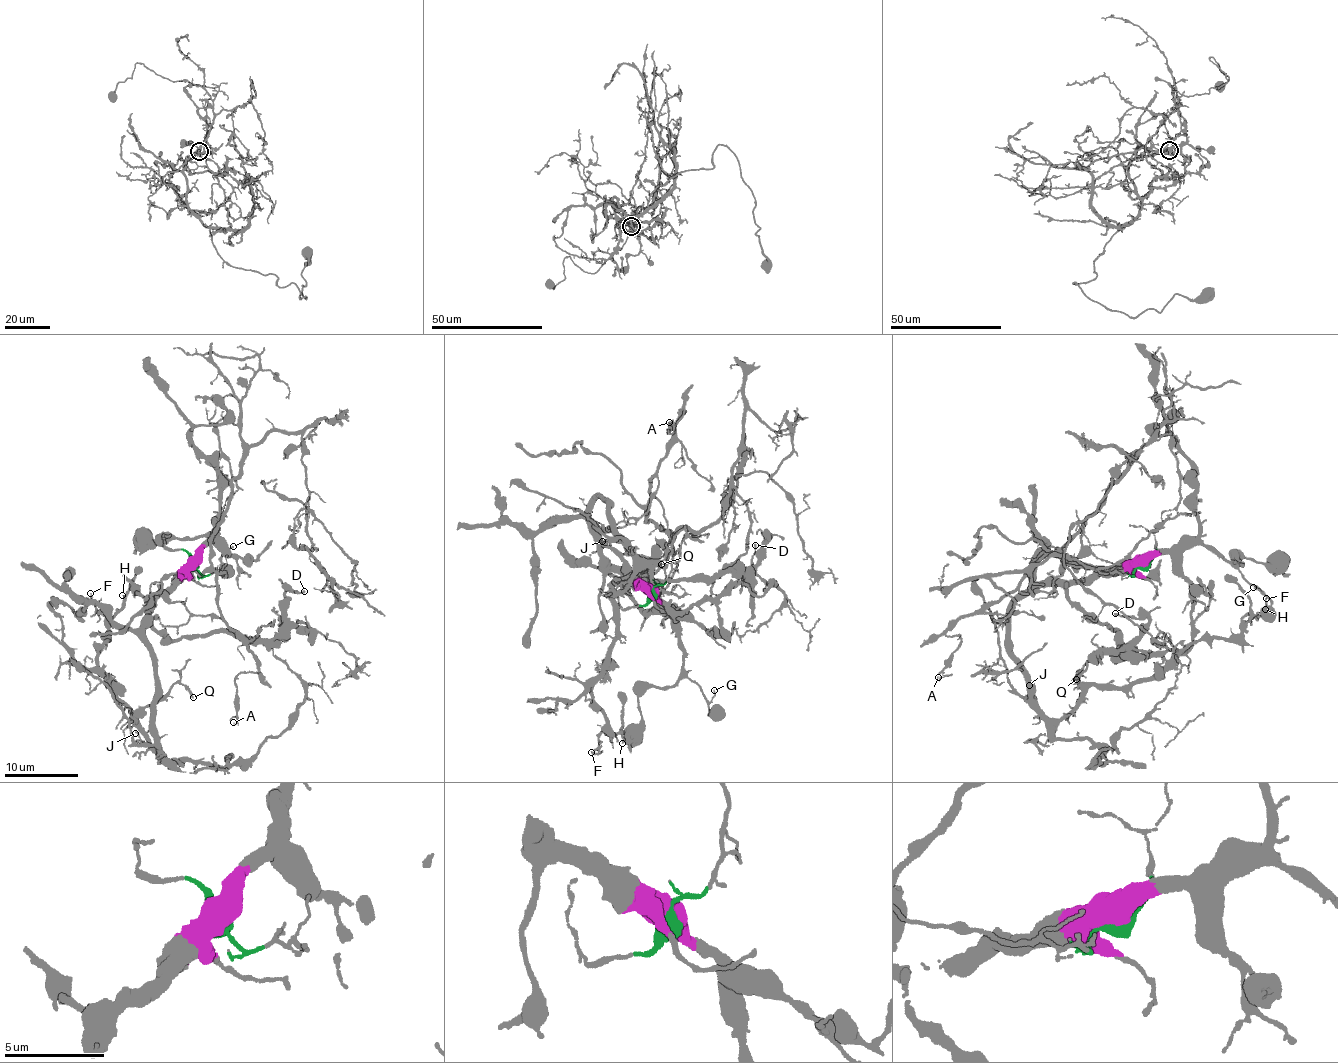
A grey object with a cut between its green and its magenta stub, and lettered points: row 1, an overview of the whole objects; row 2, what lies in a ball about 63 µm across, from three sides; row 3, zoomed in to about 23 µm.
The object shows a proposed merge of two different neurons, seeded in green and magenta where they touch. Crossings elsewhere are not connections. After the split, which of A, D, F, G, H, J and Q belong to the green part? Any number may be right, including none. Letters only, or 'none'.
A

